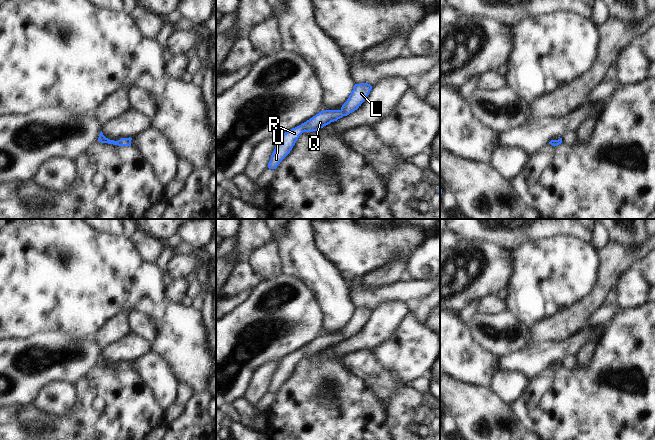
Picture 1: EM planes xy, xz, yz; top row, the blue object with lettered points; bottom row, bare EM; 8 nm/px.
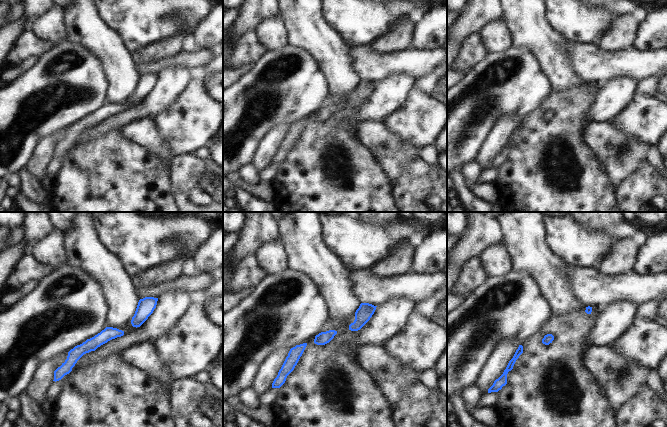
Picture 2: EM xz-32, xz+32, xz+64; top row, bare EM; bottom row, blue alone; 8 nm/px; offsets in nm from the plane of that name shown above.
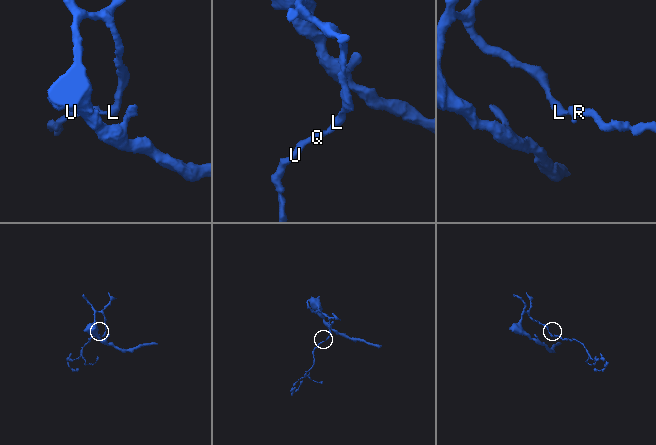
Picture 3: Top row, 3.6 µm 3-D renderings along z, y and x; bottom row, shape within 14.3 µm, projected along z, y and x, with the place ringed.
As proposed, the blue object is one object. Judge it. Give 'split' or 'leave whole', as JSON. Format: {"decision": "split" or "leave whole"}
{"decision": "leave whole"}

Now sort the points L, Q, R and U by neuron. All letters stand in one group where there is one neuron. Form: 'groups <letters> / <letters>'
groups L Q R U

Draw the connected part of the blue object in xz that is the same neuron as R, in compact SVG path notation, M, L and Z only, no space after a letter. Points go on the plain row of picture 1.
M368 307L355 308L347 325L340 334L324 334L302 347L292 352L280 360L278 368L271 379L268 387L269 393L276 393L280 386L290 377L299 360L303 356L313 356L337 345L343 340L357 334L369 319L372 310Z

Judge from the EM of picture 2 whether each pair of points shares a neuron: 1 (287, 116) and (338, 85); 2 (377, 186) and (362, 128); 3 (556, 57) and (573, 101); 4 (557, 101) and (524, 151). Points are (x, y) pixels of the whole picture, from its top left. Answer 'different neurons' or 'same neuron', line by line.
1: different neurons
2: different neurons
3: different neurons
4: same neuron

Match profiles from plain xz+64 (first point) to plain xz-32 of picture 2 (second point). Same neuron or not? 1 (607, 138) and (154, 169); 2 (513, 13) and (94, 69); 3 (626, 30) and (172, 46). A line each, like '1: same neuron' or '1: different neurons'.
1: different neurons
2: different neurons
3: same neuron

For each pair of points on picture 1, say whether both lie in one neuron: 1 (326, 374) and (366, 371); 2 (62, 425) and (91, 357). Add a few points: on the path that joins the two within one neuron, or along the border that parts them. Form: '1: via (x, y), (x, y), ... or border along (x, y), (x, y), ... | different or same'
1: border along (340, 358), (340, 364), (357, 376), (368, 387) | different
2: border along (97, 364), (73, 385) | different

